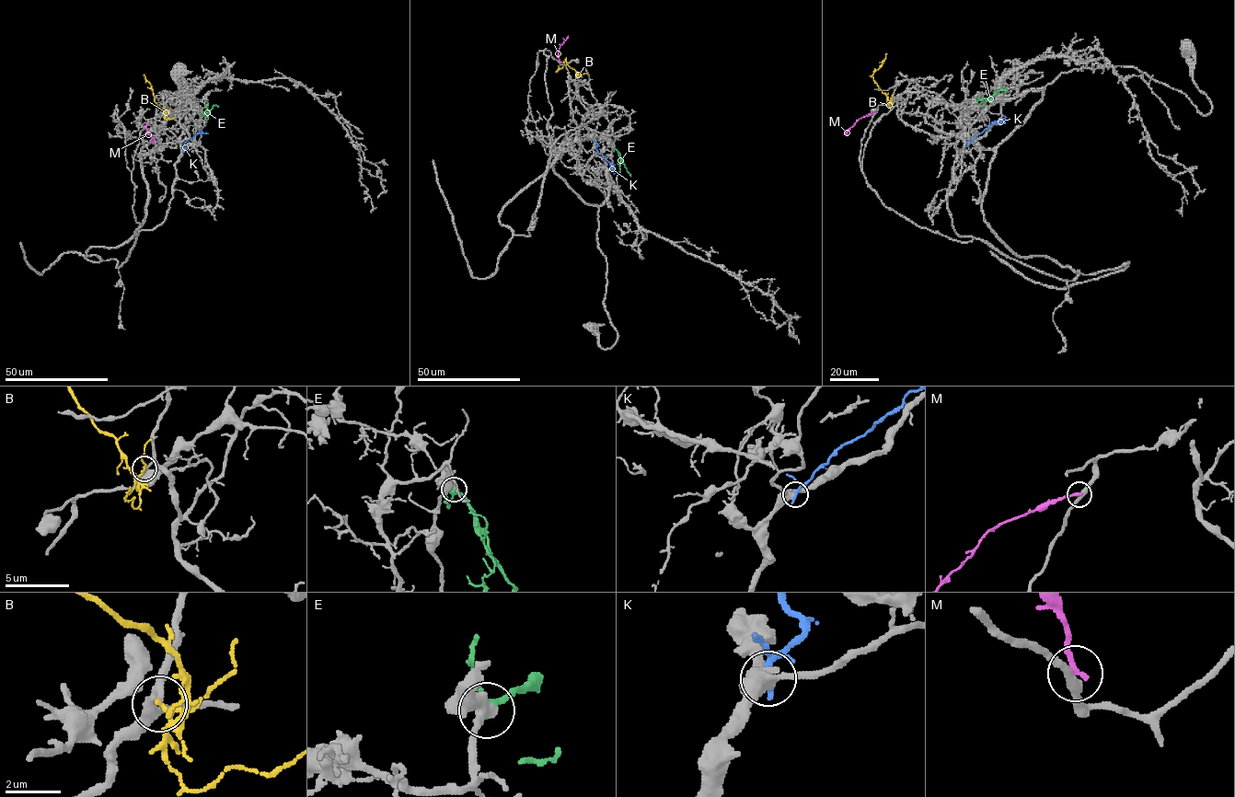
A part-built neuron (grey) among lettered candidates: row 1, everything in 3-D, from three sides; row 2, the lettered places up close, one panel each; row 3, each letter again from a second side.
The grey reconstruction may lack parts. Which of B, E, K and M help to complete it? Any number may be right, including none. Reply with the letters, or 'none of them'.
B, E

